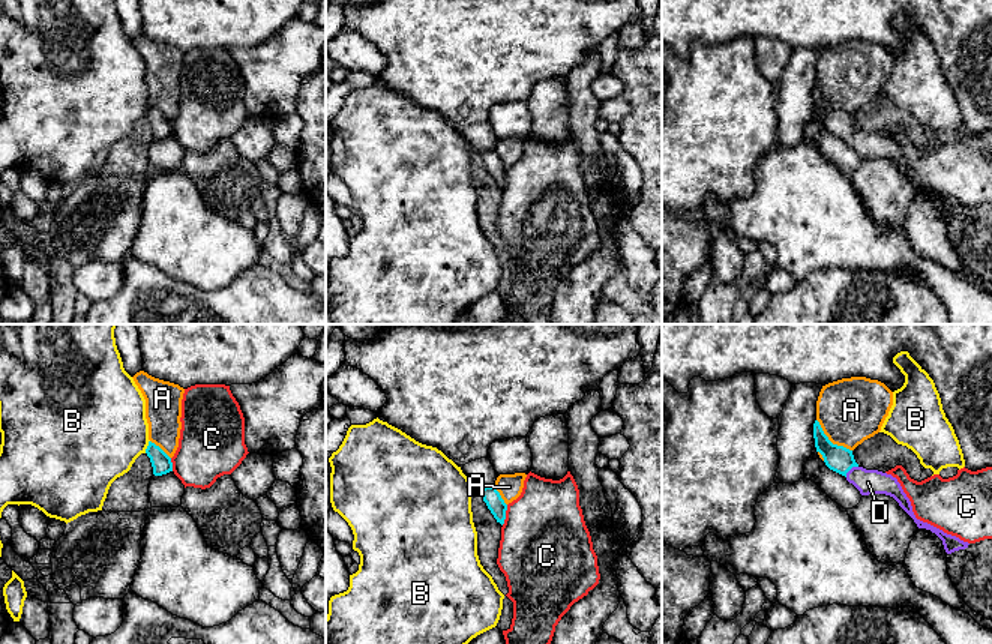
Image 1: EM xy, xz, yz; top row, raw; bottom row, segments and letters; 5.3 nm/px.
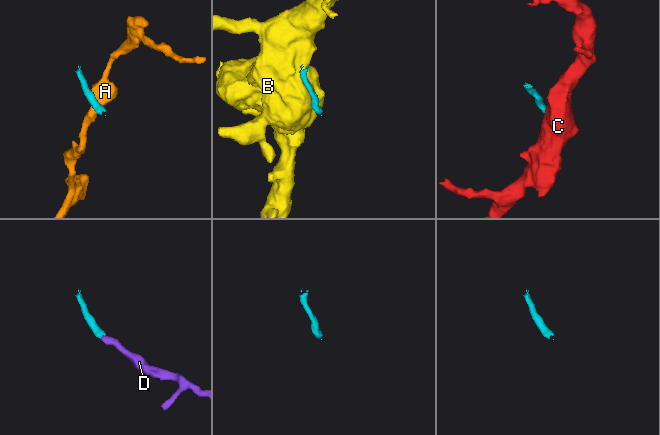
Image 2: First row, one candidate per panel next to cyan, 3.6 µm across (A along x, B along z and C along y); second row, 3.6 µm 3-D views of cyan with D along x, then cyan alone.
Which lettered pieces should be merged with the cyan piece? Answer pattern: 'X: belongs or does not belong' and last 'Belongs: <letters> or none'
A: does not belong
B: does not belong
C: does not belong
D: belongs
Belongs: D

